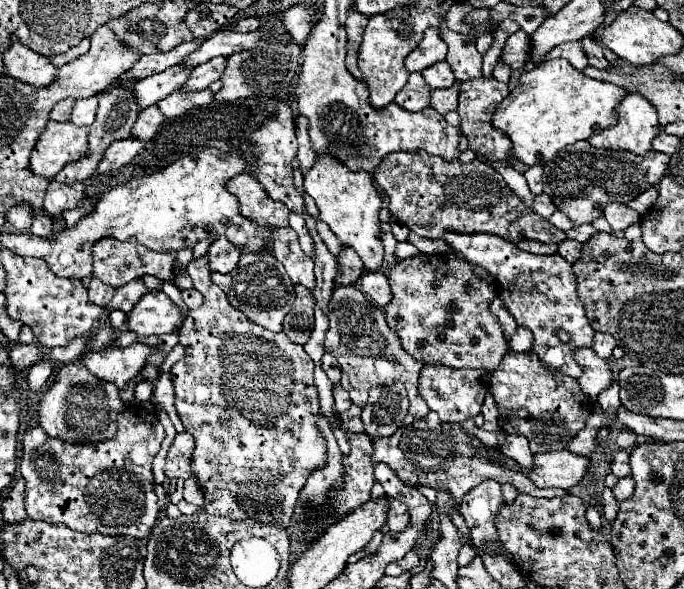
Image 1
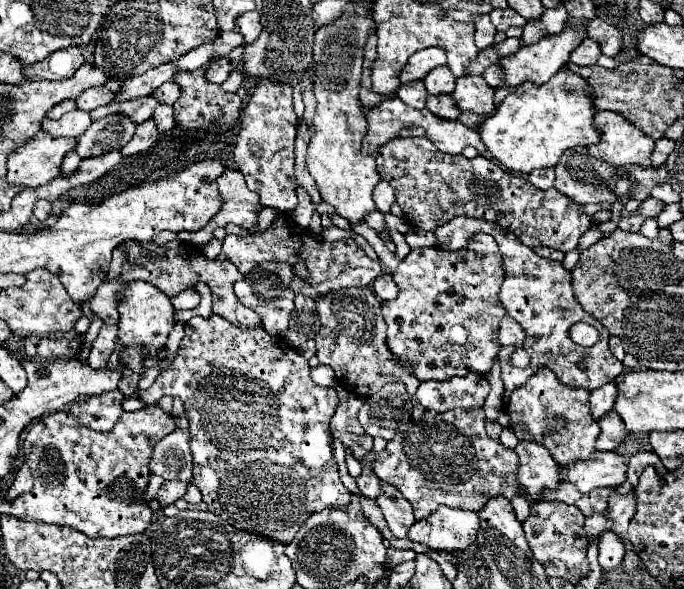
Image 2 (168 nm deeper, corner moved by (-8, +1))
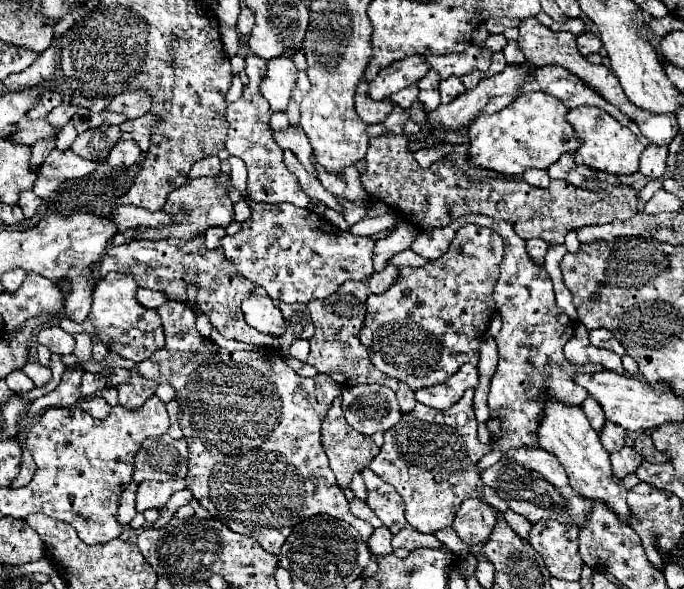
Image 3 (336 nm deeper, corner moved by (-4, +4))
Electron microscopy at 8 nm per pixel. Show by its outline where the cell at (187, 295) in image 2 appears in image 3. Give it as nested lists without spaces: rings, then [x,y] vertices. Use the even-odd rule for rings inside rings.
[[[143,287],[137,289],[137,299],[139,299],[139,303],[143,307],[149,307],[149,309],[157,309],[167,301],[167,297],[163,293],[151,291],[151,289],[143,289]]]

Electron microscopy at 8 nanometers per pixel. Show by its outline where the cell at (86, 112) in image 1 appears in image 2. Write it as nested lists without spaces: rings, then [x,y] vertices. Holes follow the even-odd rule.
[[[73,110],[65,114],[61,120],[43,120],[43,130],[49,130],[51,136],[79,136],[91,126],[91,112],[89,110]]]

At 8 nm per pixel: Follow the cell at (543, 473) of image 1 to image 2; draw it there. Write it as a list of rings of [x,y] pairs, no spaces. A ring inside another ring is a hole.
[[[593,452],[591,458],[587,458],[587,460],[573,462],[573,466],[561,466],[561,474],[565,474],[565,478],[561,478],[563,482],[577,486],[579,492],[589,492],[593,488],[619,486],[621,482],[625,482],[627,480],[627,462],[617,452]]]

